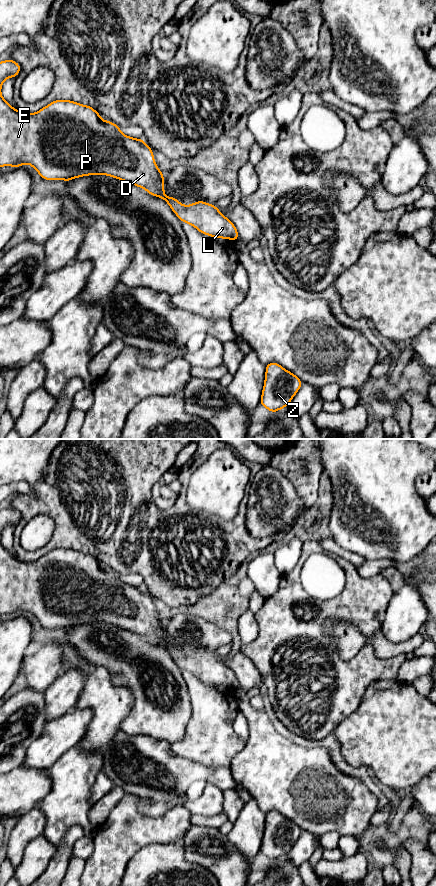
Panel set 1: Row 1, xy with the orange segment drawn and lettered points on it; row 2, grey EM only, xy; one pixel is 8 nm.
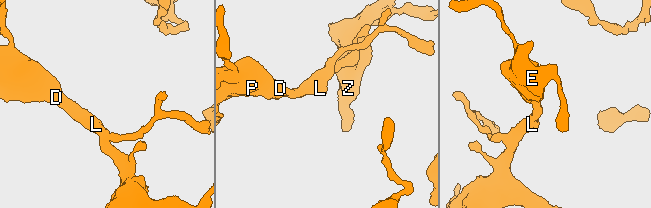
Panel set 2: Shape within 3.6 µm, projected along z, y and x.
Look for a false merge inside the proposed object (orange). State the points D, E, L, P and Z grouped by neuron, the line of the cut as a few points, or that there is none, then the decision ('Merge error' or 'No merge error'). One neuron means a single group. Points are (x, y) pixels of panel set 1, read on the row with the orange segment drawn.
Groups: D E L P Z. No split. No merge error

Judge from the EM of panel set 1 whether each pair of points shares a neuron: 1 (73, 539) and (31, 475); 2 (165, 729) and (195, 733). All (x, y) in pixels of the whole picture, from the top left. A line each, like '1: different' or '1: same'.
1: different
2: different

